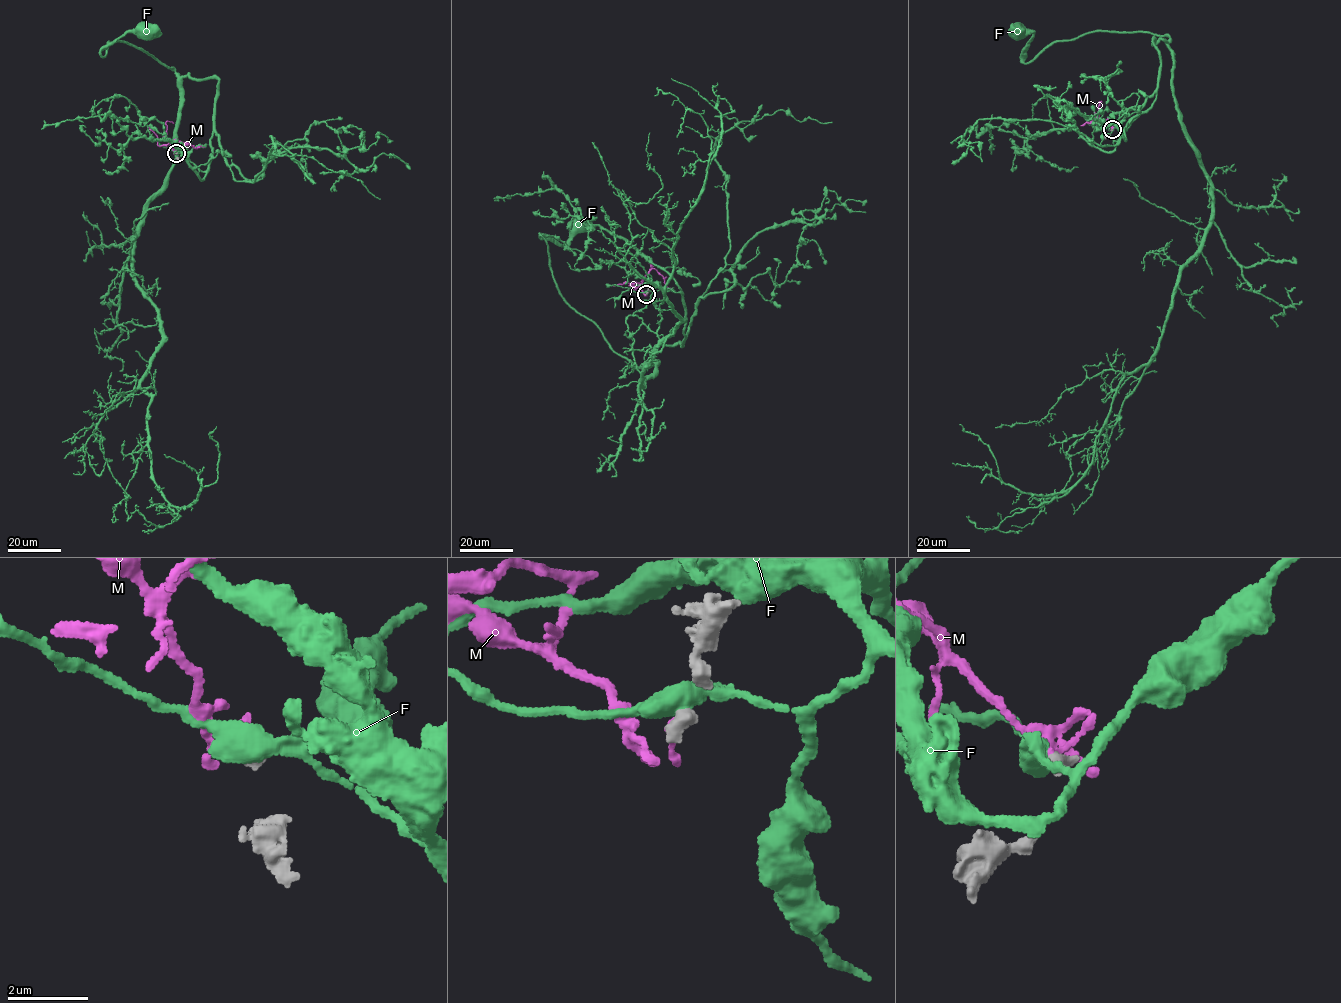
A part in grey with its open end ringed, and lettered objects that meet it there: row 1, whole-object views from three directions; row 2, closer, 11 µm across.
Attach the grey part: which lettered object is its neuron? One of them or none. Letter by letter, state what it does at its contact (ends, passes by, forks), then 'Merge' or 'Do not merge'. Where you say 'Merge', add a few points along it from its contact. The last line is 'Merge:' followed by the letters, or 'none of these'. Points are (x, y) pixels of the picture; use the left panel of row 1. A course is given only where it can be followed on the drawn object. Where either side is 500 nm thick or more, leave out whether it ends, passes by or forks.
F: Do not merge
M: It ends there. Do not merge
Merge: none of these

